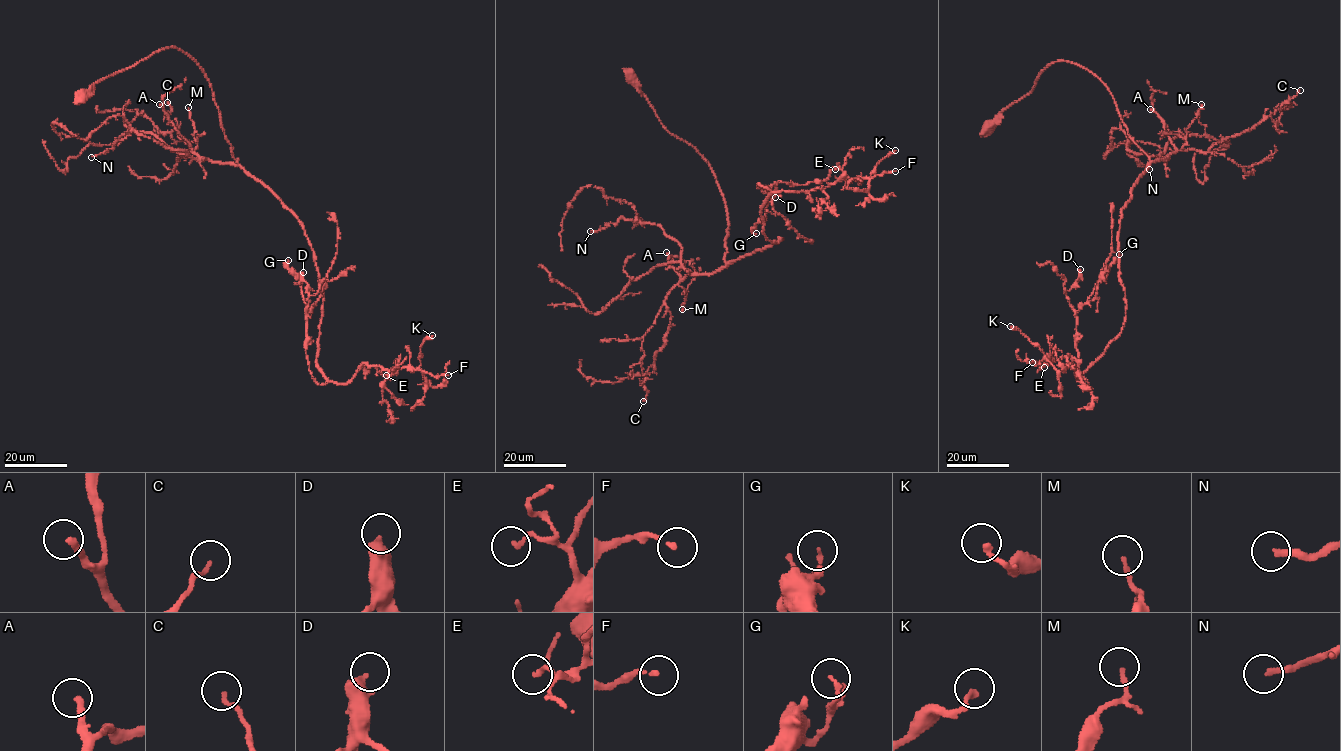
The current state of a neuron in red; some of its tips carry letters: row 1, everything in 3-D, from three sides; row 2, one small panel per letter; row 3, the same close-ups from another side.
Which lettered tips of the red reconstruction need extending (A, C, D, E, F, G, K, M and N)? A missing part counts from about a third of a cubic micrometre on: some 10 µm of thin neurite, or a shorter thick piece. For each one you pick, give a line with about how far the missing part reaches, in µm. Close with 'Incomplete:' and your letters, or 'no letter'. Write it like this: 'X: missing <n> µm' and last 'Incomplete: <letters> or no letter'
A: missing 20 µm
N: missing 10 µm
Incomplete: A, N

